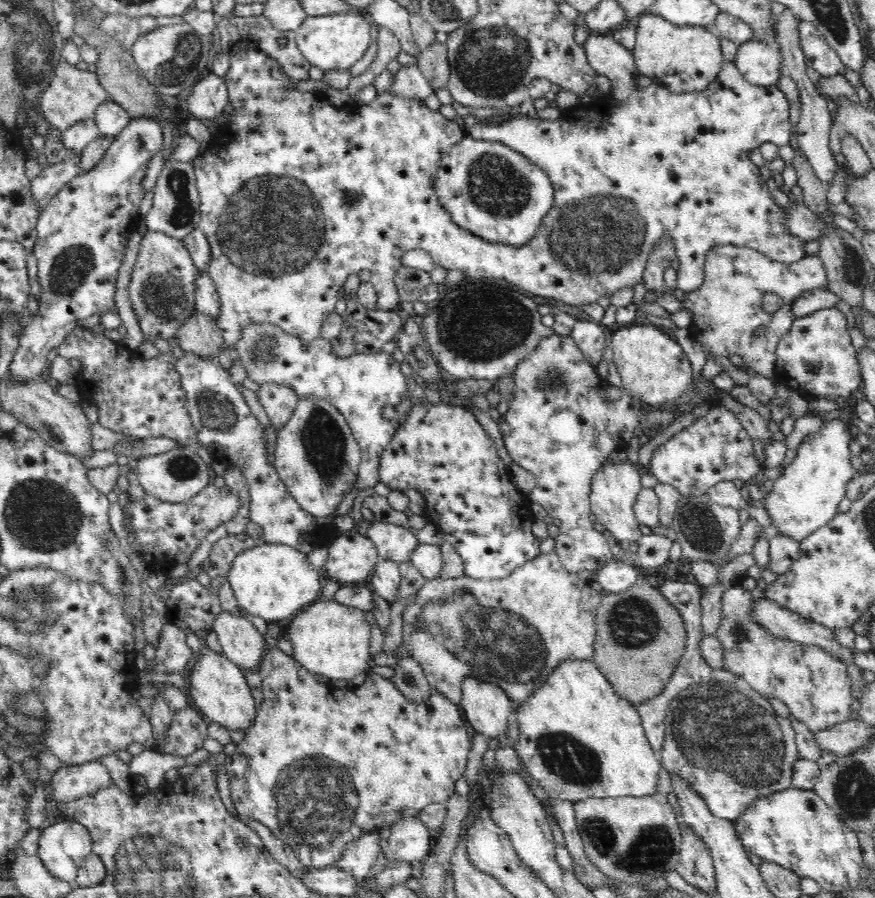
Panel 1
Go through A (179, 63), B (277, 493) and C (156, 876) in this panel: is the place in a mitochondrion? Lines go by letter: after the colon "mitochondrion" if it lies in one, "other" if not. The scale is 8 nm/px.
A: mitochondrion
B: other
C: mitochondrion

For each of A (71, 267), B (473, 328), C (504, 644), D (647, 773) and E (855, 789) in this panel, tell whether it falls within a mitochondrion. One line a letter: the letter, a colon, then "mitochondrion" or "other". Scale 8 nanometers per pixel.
A: mitochondrion
B: mitochondrion
C: mitochondrion
D: other
E: mitochondrion

